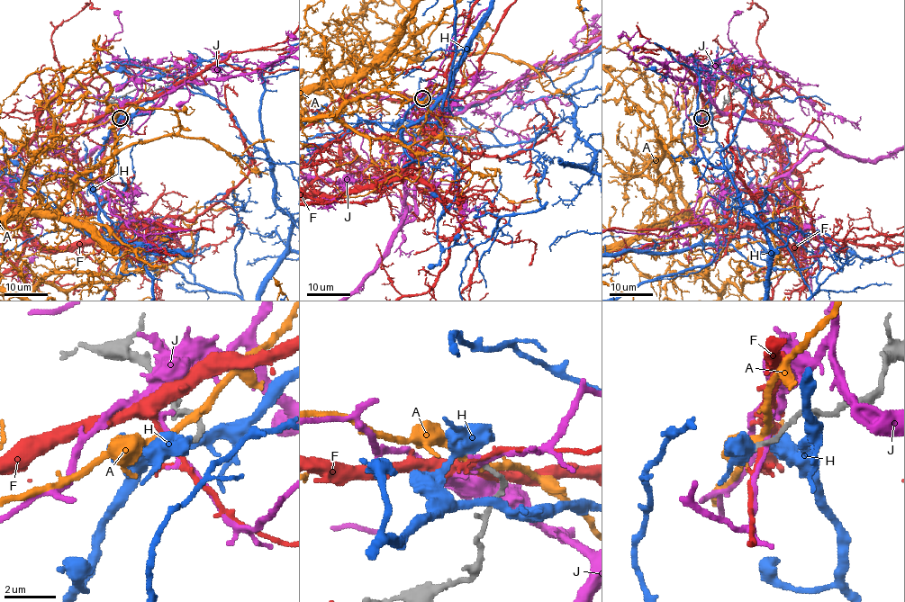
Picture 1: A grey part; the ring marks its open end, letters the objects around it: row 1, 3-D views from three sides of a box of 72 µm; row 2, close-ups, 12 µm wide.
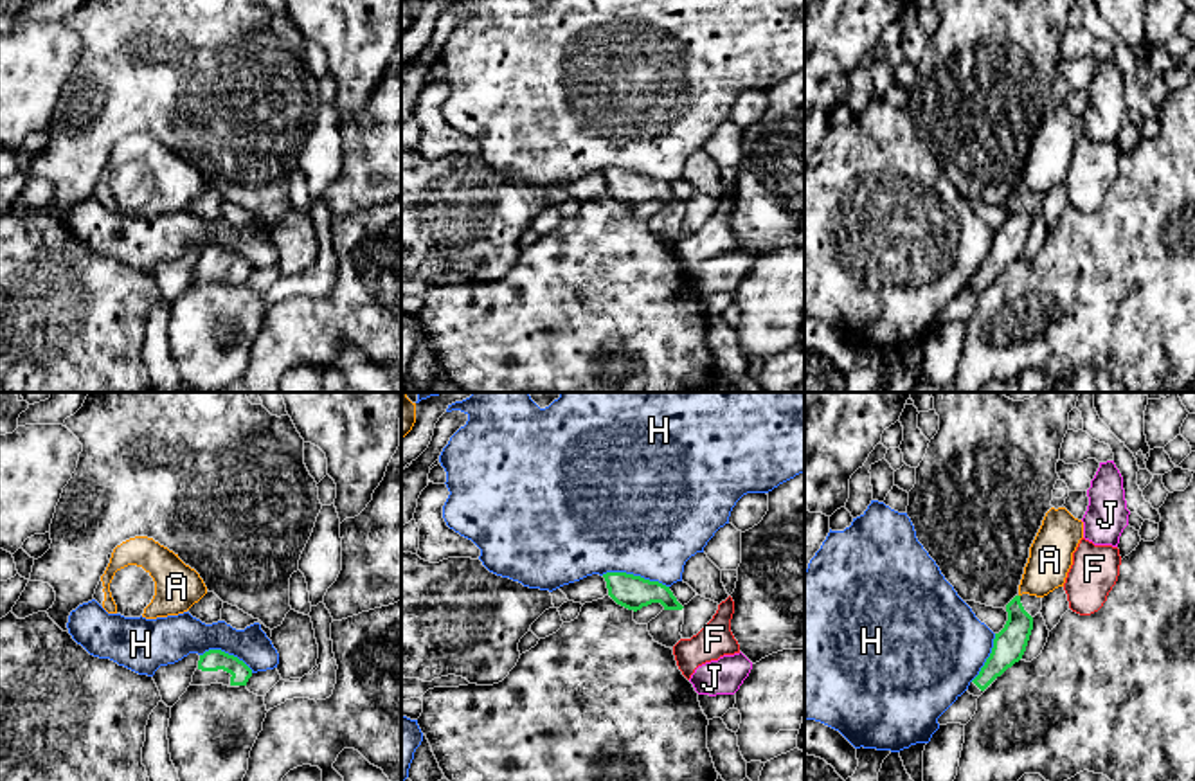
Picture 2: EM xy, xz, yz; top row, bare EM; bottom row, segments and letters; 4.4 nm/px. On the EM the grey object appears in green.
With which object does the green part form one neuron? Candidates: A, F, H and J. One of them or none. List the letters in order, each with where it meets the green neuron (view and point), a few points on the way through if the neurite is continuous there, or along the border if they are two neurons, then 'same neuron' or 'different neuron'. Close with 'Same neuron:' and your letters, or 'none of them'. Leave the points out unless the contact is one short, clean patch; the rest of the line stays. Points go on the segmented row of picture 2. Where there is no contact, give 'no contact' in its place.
A: no contact; different neuron
F: no contact; different neuron
H: meets green in xz at (636, 576); border along xz (601, 574), (632, 573), (668, 587); different neuron
J: no contact; different neuron
Same neuron: none of them

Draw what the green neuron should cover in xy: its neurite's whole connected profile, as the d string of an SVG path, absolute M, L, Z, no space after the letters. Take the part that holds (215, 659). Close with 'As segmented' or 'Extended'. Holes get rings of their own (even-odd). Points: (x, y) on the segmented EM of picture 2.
M209 650L200 655L191 686L223 684L229 687L247 686L252 669L234 655L221 650Z. Extended

